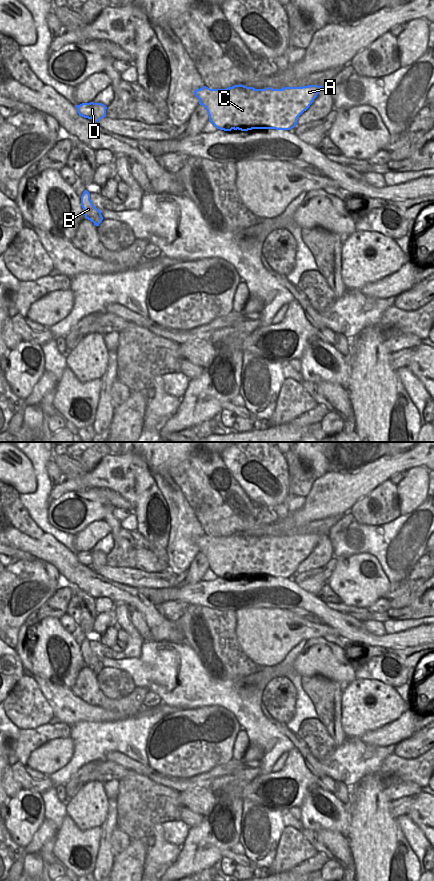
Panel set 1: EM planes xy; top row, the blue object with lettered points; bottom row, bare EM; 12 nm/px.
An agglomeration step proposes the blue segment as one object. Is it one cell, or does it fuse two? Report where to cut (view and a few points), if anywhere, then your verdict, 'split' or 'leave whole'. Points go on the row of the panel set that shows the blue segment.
cut in xy along (105, 113), (96, 116), (92, 120); split

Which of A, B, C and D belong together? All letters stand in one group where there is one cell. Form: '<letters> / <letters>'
A C D / B

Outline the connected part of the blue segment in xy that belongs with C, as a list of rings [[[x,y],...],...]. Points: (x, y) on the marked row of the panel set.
[[[234,85],[226,89],[210,89],[203,86],[194,91],[209,115],[209,121],[220,130],[248,131],[252,129],[290,130],[297,124],[298,117],[306,111],[323,86],[284,87],[282,89],[255,89]]]

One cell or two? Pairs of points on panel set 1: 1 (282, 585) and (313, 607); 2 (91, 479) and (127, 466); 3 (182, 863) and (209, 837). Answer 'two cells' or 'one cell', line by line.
1: one cell
2: one cell
3: one cell

